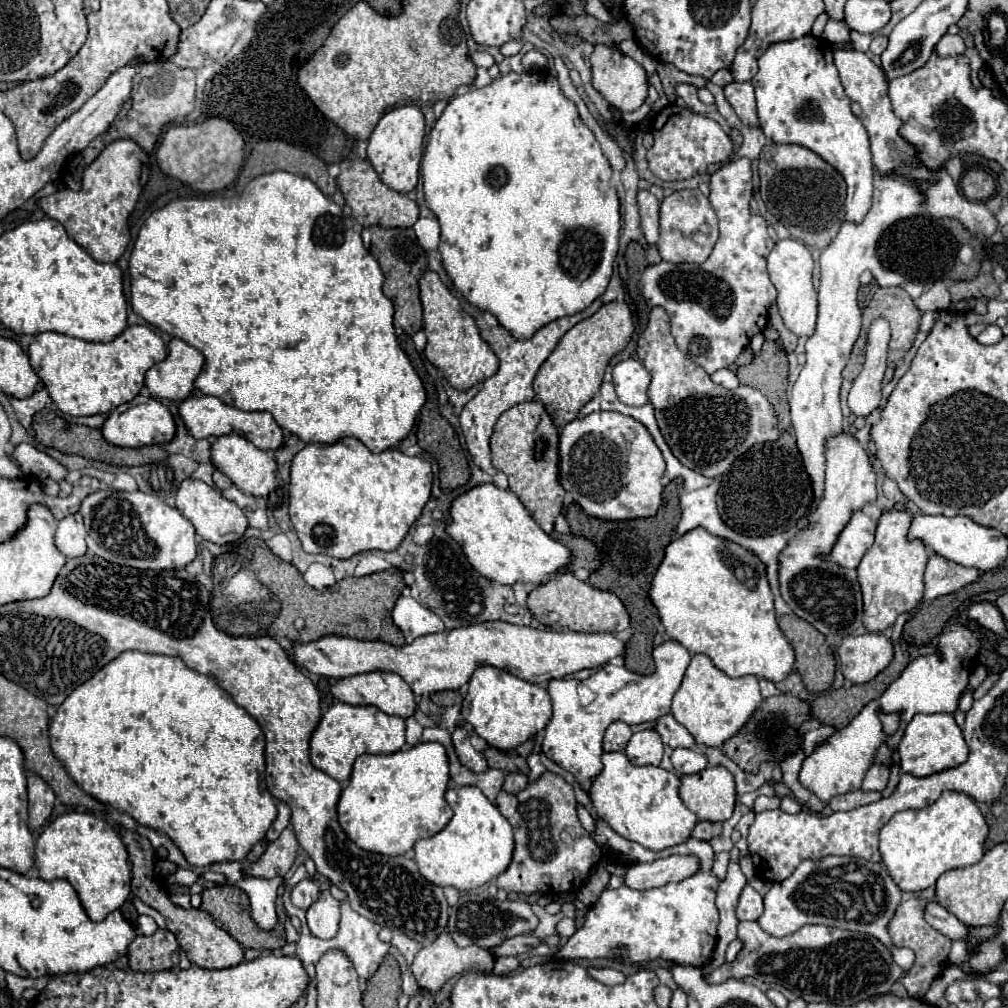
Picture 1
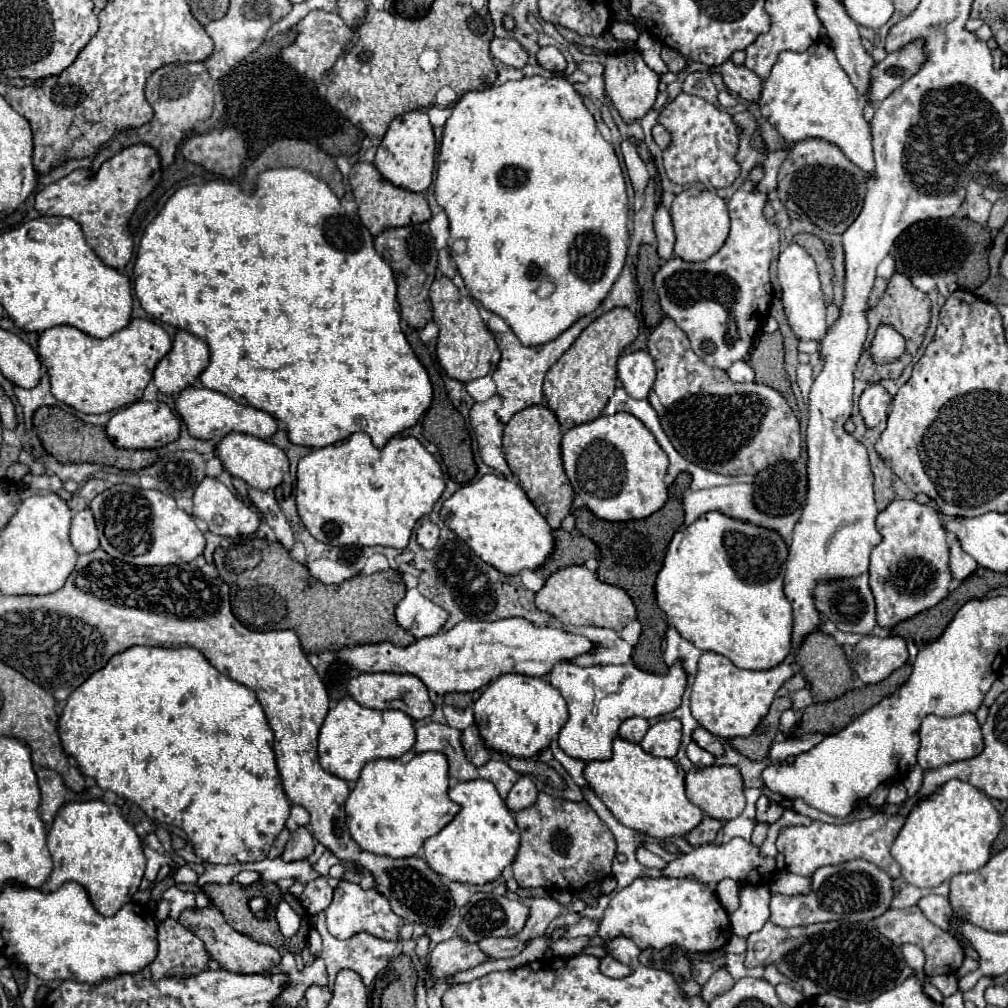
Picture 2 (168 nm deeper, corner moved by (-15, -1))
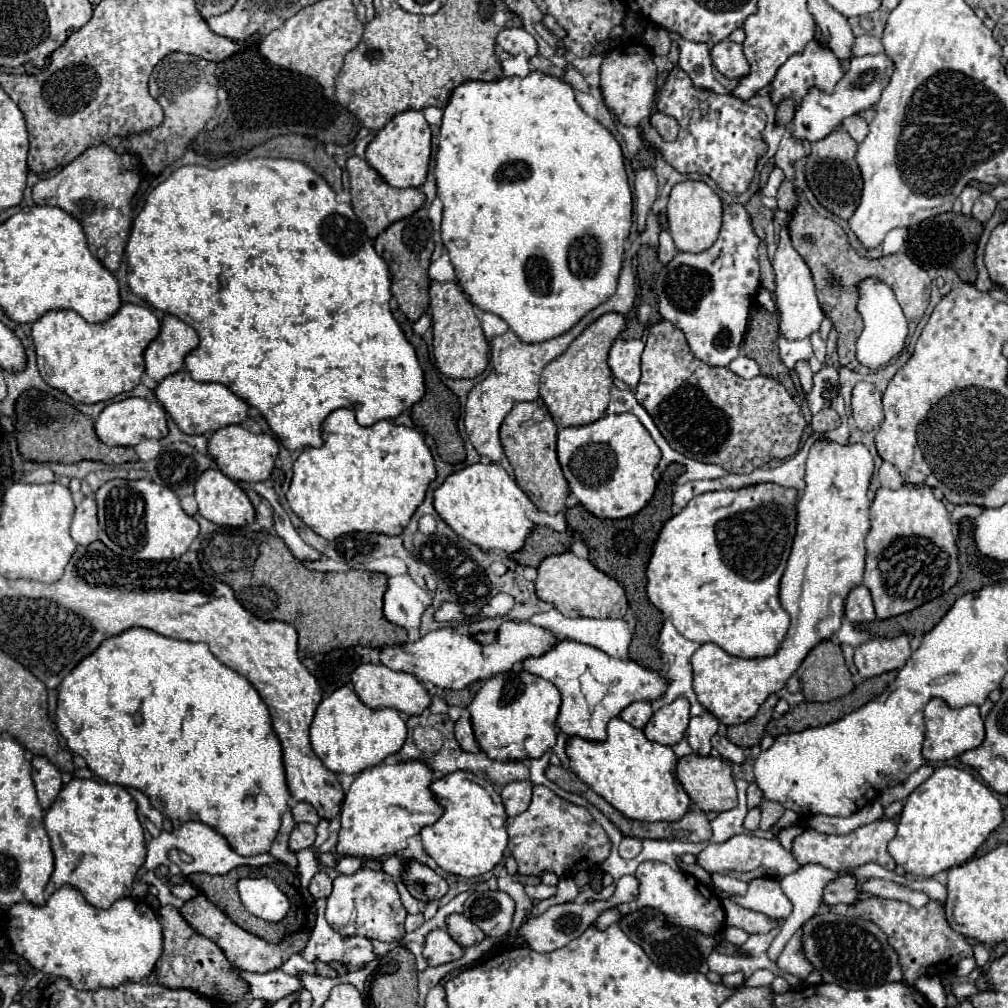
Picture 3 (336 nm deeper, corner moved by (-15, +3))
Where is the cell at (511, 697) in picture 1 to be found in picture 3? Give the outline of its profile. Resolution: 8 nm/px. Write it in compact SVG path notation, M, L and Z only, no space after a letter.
M514 668L506 674L492 676L468 706L474 736L492 760L524 760L540 758L556 744L556 718L560 712L558 688L524 668Z

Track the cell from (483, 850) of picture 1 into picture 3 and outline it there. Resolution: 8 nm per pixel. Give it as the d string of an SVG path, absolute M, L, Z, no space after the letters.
M452 772L448 776L444 776L442 780L436 780L430 788L438 796L438 802L444 806L444 814L432 826L426 826L420 830L422 844L424 844L424 850L428 852L428 856L444 872L450 872L450 874L456 874L462 878L476 878L476 876L490 872L504 858L504 850L508 846L508 832L506 832L506 828L501 828L506 825L506 810L504 810L500 794L494 790L492 782L482 776L476 776L474 772Z

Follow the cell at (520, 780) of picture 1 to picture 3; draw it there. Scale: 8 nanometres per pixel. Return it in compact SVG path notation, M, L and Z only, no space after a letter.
M510 782L502 788L502 800L508 816L516 816L530 806L532 800L532 782Z

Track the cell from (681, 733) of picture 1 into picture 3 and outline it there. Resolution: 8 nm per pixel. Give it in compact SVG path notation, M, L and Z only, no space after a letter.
M716 734L716 736L712 736L712 748L714 748L714 752L718 752L724 760L730 760L730 762L744 762L744 750L740 748L740 746L736 746L736 744L732 744L726 736L720 736L720 734Z

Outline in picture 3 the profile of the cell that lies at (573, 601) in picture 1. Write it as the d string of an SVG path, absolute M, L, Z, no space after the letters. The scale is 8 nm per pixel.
M572 552L548 556L538 568L536 594L540 600L554 604L564 616L586 616L586 618L624 618L628 600L624 588L604 572L596 570L590 560L578 558Z

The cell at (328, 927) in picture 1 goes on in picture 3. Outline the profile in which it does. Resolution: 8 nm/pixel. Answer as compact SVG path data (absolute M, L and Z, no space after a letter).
M364 868L350 876L340 874L334 880L334 890L326 902L328 924L342 936L366 936L380 942L396 942L406 934L404 920L408 914L402 906L394 878L382 870L374 872Z

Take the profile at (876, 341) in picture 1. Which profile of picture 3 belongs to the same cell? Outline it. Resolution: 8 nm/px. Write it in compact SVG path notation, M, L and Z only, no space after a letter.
M858 382L852 392L852 416L860 430L868 432L884 420L882 392L870 382Z

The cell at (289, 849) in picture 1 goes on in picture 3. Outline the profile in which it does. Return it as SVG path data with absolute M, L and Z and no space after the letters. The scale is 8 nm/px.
M296 824L292 834L290 834L290 850L292 852L300 852L304 848L310 848L316 840L316 832L312 824Z

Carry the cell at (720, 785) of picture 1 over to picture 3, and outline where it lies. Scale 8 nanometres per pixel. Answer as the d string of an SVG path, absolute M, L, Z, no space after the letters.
M690 754L690 756L684 756L684 758L678 760L676 776L678 776L680 784L684 786L684 790L688 792L688 796L692 798L692 802L700 810L704 810L704 812L724 812L724 810L732 810L732 806L736 806L734 776L732 776L732 768L726 760Z

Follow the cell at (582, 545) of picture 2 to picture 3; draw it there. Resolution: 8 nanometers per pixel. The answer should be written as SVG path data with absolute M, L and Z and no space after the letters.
M536 526L532 536L526 540L526 546L520 552L516 552L512 558L520 566L538 568L546 556L568 552L570 544L572 544L572 532L570 530L568 532L556 532L548 526Z

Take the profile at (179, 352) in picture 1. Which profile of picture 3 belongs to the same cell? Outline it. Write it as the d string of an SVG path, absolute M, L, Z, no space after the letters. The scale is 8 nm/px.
M166 316L158 338L144 352L146 374L162 382L166 376L180 372L184 368L184 358L196 350L198 344L200 340L192 326L176 316Z

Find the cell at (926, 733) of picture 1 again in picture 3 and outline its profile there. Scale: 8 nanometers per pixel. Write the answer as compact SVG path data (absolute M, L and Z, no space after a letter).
M932 698L926 704L924 718L926 718L926 740L924 740L922 754L928 762L946 762L966 750L978 748L984 740L984 724L978 714L978 706L964 706L964 708L952 710L942 700Z

